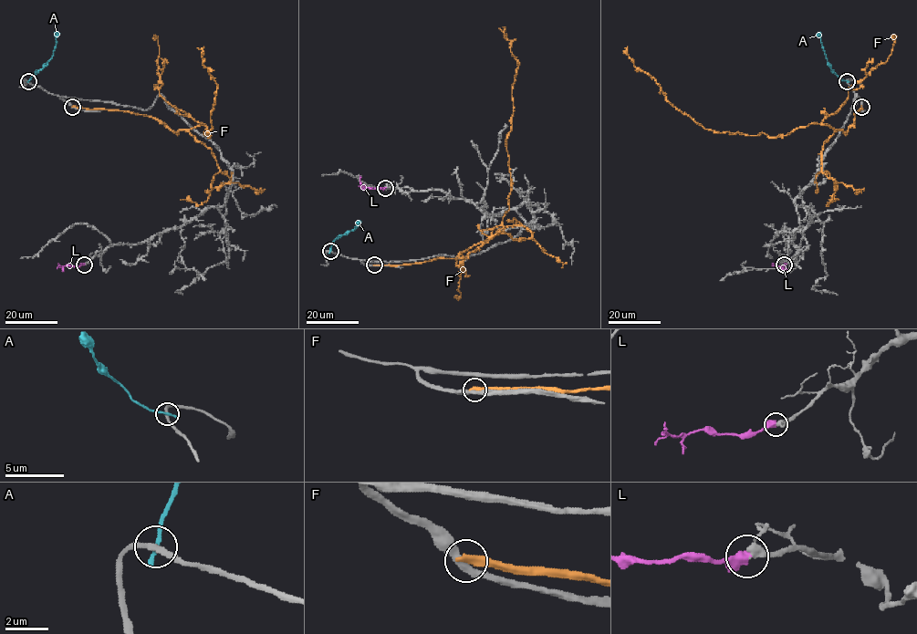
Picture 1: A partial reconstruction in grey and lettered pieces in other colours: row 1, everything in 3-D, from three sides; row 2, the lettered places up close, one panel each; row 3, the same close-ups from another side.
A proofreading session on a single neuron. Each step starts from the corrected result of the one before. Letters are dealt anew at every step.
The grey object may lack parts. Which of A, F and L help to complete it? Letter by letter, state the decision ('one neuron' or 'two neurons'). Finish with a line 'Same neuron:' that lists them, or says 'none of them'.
A: two neurons
F: two neurons
L: one neuron
Same neuron: L

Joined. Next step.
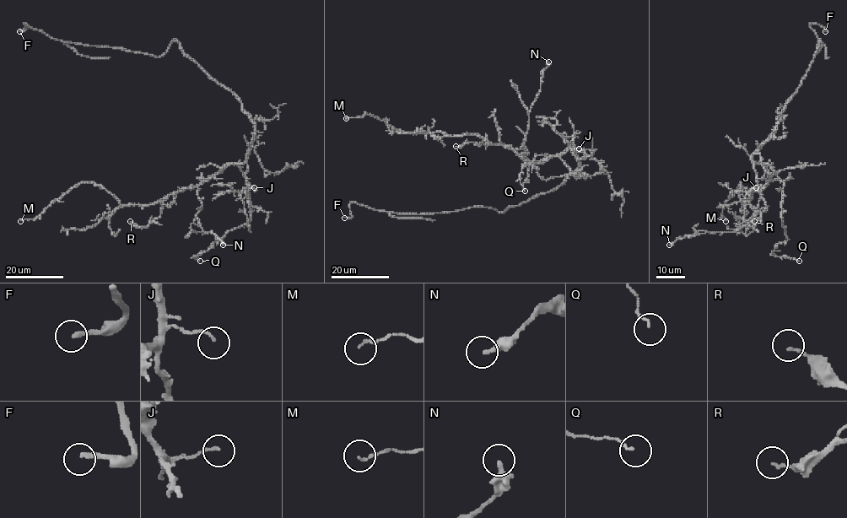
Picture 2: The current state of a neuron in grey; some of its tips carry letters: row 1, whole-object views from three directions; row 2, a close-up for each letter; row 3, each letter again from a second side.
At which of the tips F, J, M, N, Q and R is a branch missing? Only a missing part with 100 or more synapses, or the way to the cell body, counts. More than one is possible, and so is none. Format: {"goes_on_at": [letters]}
{"goes_on_at": ["F"]}

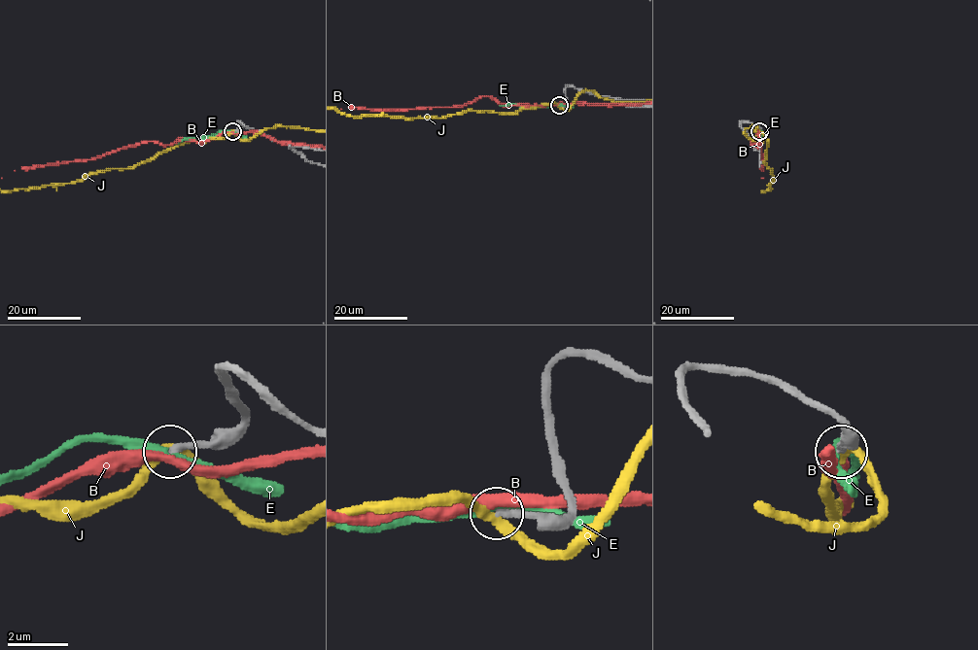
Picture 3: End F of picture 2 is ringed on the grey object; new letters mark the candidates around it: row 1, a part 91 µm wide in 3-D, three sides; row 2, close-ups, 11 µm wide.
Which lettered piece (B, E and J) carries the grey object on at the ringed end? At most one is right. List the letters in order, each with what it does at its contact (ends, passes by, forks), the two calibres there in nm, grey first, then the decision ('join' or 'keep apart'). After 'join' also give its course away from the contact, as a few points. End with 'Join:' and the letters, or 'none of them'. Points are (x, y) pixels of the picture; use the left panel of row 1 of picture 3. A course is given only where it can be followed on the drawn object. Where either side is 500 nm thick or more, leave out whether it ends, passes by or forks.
B: it passes by | 220/360 nm | keep apart
E: it passes by | 240/240 nm | keep apart
J: it passes by | 260/300 nm | keep apart
Join: none of them

